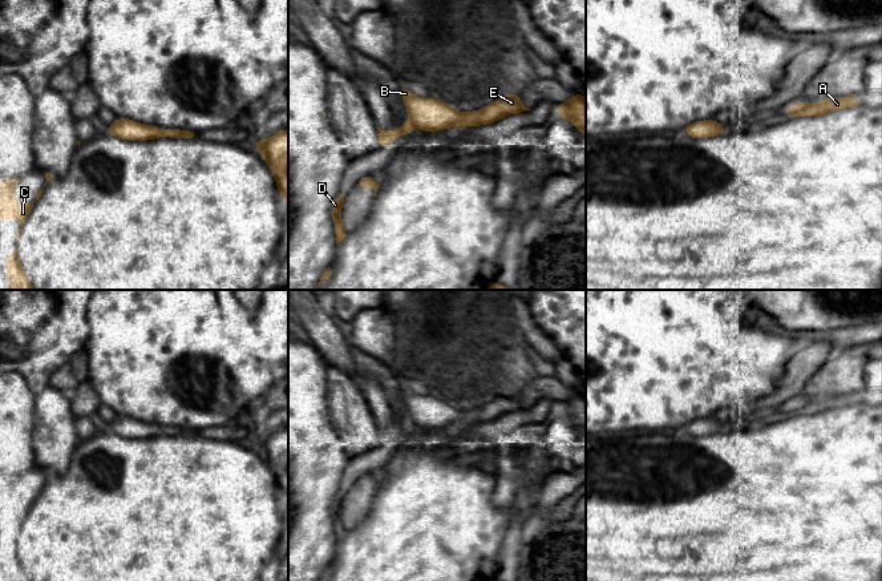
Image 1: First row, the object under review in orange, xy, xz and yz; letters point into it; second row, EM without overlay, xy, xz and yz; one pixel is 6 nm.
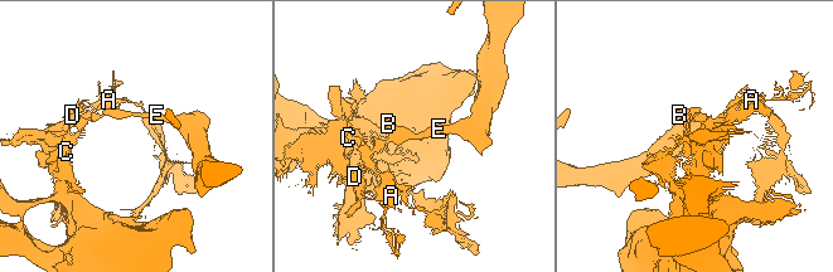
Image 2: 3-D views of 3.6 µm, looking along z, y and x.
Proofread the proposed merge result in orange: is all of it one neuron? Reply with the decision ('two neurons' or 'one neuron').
two neurons

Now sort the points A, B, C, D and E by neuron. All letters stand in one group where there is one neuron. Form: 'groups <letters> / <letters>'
groups A C D / B E

